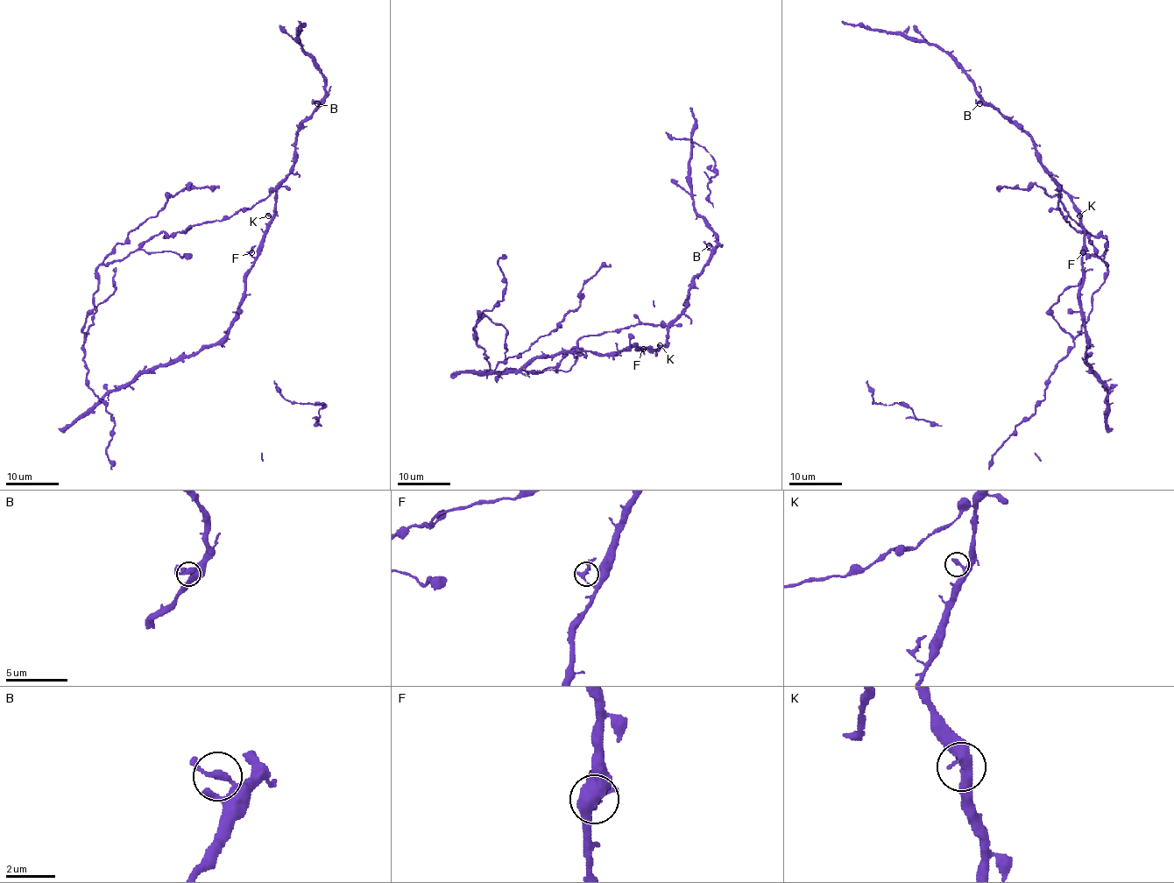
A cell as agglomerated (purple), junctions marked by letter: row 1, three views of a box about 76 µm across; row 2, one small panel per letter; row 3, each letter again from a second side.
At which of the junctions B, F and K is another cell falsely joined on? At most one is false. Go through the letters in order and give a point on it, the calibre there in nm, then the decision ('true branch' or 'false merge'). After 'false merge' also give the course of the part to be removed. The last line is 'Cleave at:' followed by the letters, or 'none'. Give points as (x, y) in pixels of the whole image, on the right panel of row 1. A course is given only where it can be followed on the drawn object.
B: (979, 103) | 260 nm | true branch
F: (1083, 252) | 280 nm | true branch
K: (1079, 215) | 260 nm | true branch
Cleave at: none

